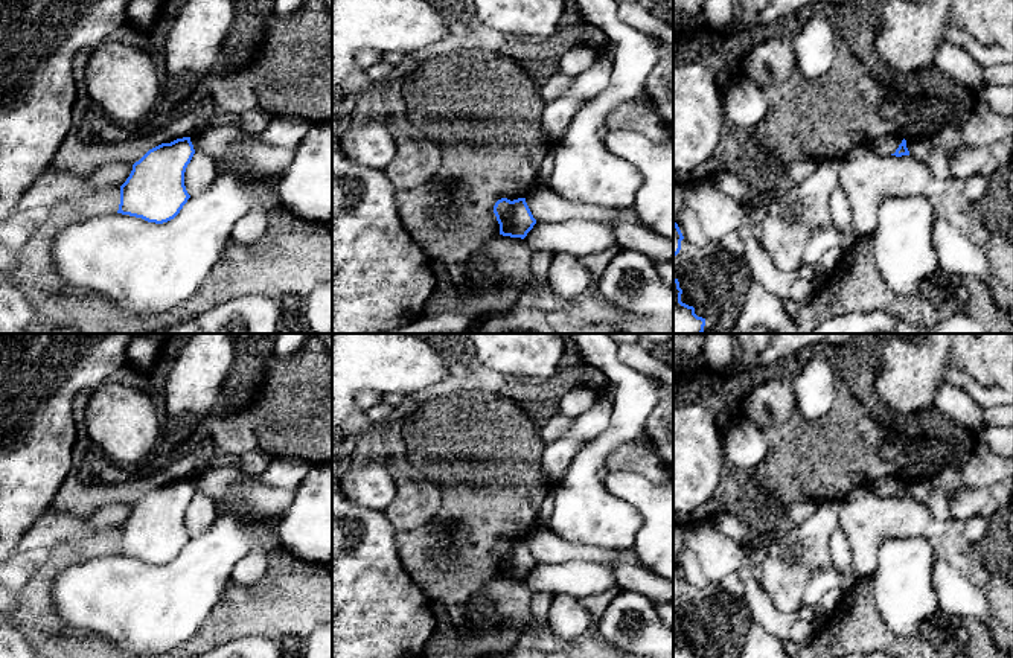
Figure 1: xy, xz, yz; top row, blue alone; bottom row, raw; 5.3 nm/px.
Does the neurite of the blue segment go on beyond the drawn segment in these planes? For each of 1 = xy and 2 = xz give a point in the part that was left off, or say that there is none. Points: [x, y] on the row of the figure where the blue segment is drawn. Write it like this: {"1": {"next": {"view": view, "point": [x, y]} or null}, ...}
{"1": {"next": null}, "2": {"next": null}}

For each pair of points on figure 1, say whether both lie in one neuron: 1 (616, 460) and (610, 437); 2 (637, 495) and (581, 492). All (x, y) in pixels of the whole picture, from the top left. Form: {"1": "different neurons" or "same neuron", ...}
{"1": "different neurons", "2": "different neurons"}

